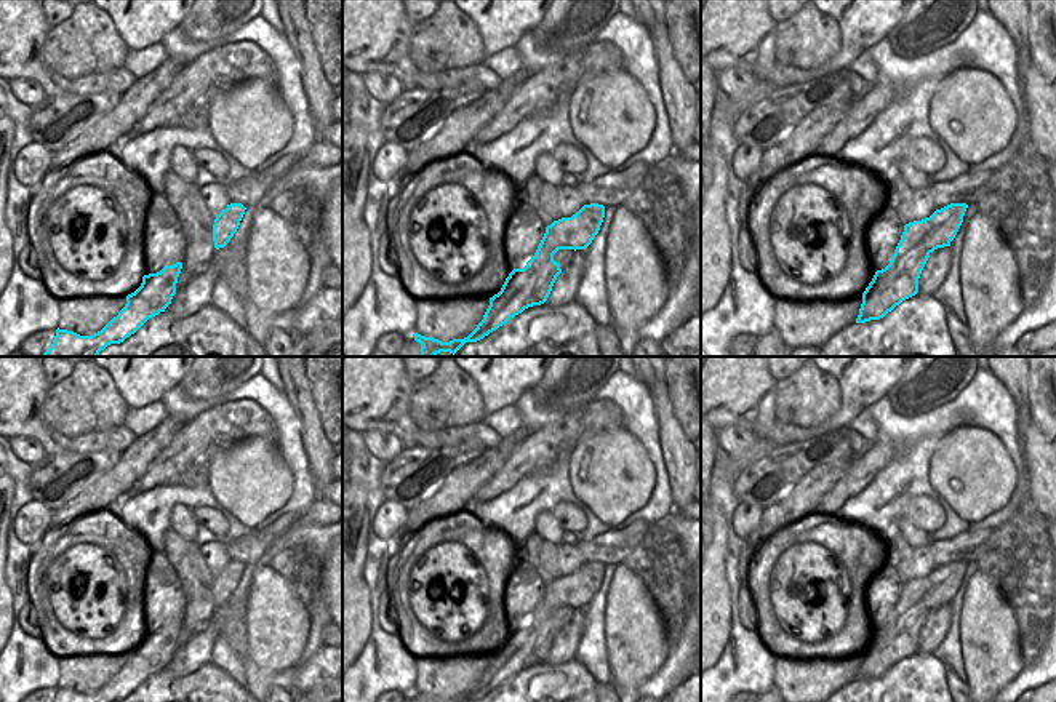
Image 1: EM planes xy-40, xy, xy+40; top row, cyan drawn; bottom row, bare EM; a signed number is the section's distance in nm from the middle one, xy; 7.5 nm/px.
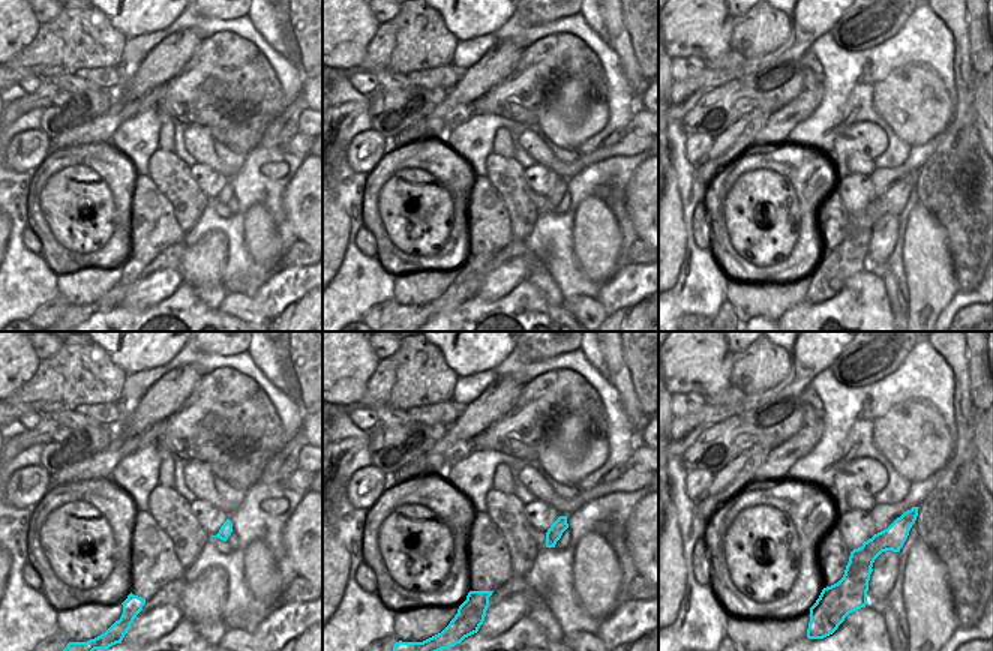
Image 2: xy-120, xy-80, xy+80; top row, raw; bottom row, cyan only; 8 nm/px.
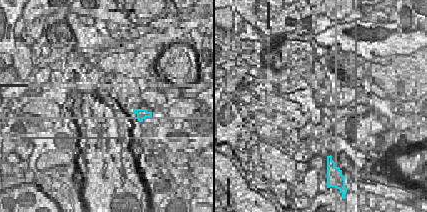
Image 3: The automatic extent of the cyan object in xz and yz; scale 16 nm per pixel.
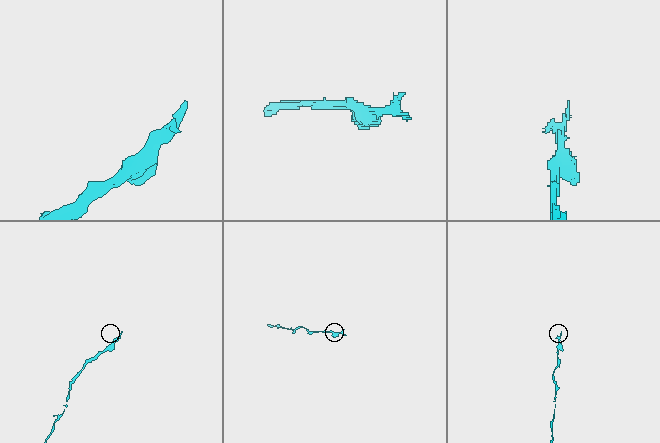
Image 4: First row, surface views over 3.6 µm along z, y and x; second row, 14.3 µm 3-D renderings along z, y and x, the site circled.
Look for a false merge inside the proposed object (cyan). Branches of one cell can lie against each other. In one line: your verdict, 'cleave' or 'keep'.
cleave

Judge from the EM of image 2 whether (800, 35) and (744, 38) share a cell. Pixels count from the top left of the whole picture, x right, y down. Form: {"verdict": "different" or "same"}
{"verdict": "different"}

